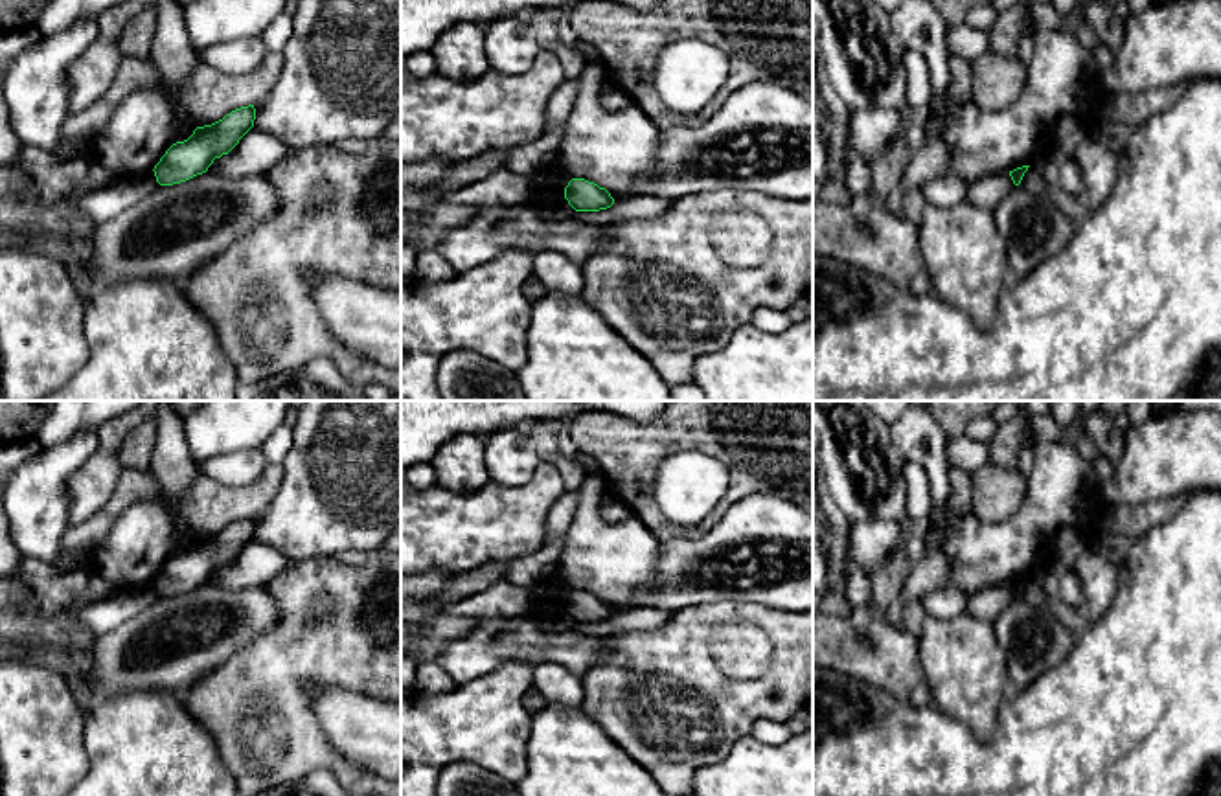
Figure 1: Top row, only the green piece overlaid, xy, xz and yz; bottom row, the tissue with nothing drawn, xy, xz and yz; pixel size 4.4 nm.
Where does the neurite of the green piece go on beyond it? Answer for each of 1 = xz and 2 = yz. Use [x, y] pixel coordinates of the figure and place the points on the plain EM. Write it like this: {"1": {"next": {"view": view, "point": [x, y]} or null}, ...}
{"1": {"next": null}, "2": {"next": null}}

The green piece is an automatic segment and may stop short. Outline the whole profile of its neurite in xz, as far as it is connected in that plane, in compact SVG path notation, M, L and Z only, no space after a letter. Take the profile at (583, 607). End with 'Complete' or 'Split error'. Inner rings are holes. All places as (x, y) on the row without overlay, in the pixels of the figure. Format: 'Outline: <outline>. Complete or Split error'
Outline: M572 590L565 599L565 610L576 623L599 623L614 616L605 599L585 590Z. Complete

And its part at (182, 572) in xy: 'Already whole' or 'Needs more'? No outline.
Already whole

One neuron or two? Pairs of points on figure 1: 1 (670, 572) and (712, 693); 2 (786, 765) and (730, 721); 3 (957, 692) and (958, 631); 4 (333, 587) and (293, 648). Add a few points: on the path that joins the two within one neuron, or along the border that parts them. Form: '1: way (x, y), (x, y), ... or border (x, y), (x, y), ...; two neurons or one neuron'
1: border (725, 600), (686, 605), (675, 613); two neurons
2: border (749, 734), (736, 739), (714, 761); two neurons
3: way (958, 677), (958, 646); one neuron
4: way (313, 587), (293, 607), (293, 627); one neuron

